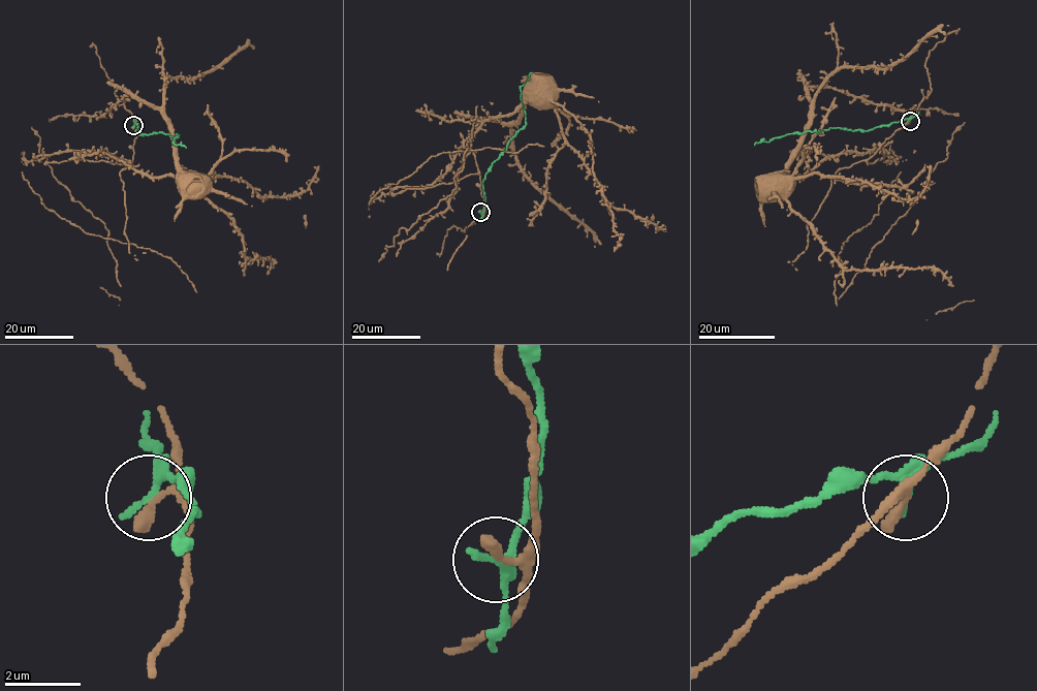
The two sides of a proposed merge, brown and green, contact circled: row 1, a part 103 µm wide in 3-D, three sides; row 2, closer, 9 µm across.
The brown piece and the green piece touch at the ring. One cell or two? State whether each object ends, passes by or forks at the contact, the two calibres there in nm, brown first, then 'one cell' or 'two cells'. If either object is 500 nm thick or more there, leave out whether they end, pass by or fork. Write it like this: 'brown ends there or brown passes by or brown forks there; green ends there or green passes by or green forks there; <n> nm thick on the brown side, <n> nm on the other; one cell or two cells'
brown passes by; green passes by; 280 nm thick on the brown side, 240 nm on the other; two cells

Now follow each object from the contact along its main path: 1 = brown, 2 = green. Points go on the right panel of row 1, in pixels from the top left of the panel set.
1: (909, 121), (868, 164), (889, 162), (881, 149), (843, 151), (803, 178), (789, 176), (760, 191)
2: (909, 121), (902, 119), (867, 130), (830, 127), (820, 132), (789, 133), (754, 145)

